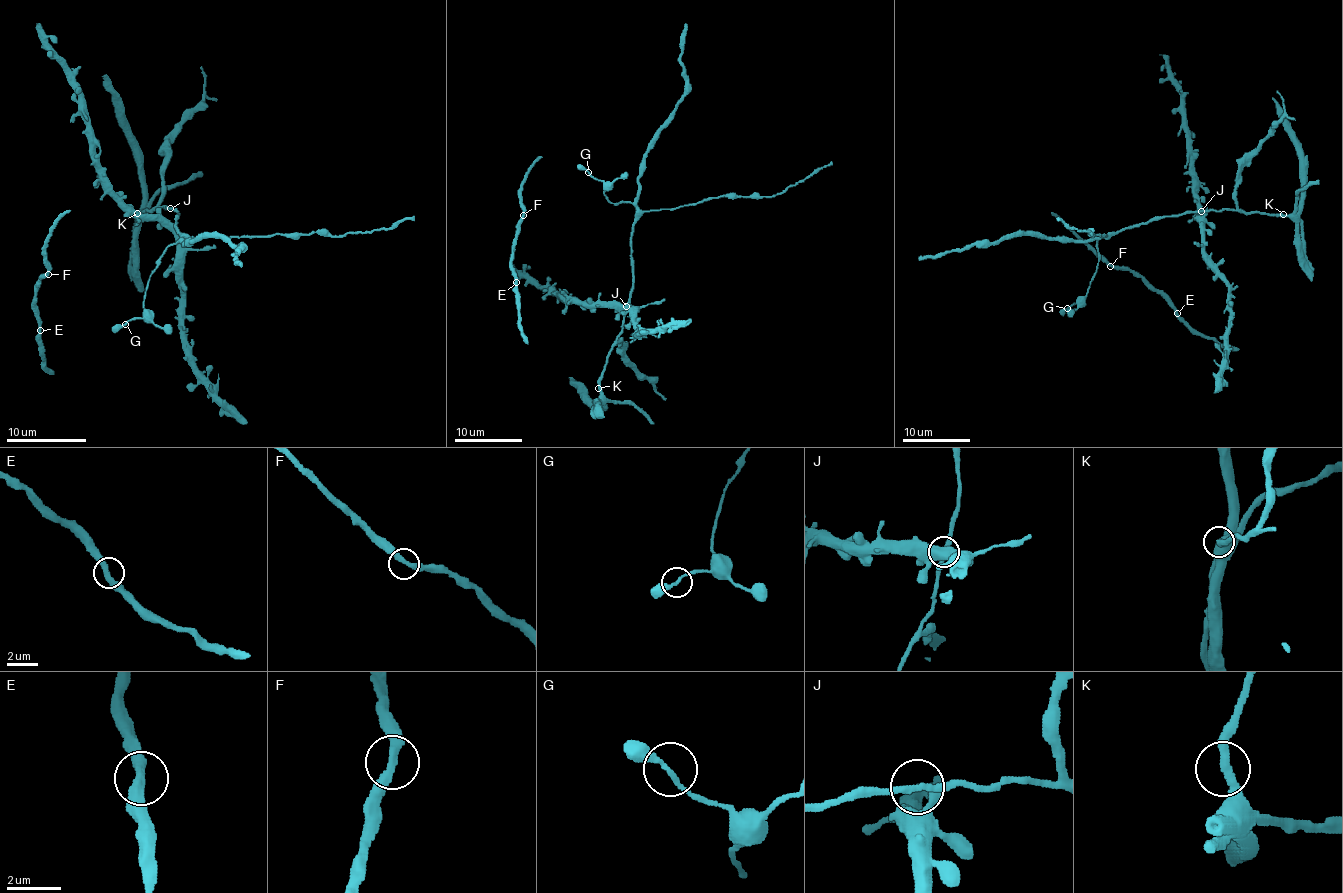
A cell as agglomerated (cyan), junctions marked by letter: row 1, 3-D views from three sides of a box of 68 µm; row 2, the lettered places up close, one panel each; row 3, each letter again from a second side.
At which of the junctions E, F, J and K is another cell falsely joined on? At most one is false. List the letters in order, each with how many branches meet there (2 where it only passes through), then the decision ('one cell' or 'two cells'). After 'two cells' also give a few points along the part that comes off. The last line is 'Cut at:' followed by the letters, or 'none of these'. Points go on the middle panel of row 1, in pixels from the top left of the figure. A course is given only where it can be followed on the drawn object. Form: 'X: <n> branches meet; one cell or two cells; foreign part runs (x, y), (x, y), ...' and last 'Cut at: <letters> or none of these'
E: 2 branches meet; one cell
F: 2 branches meet; one cell
J: 2 branches meet; one cell
K: 2 branches meet; one cell
Cut at: none of these

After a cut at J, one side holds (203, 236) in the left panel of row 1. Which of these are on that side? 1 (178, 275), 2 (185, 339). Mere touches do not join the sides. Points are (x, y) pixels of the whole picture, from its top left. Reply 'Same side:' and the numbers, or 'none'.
Same side: none

